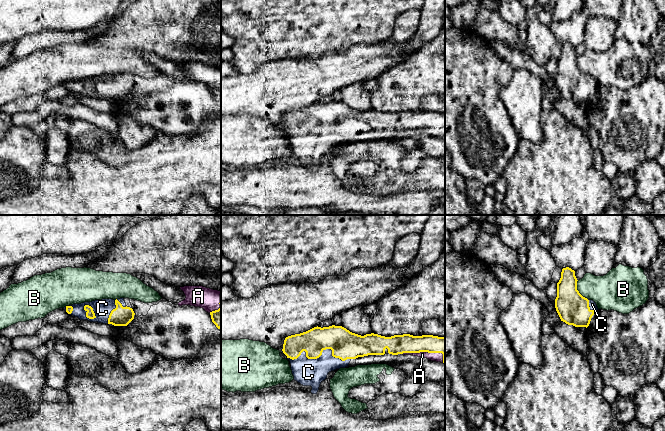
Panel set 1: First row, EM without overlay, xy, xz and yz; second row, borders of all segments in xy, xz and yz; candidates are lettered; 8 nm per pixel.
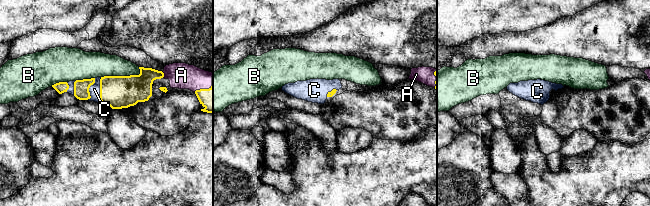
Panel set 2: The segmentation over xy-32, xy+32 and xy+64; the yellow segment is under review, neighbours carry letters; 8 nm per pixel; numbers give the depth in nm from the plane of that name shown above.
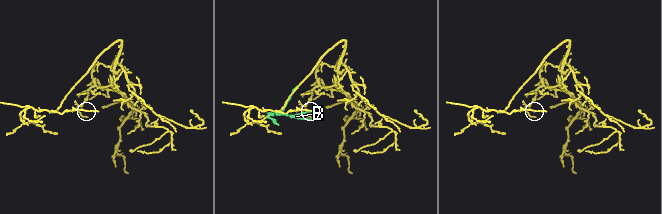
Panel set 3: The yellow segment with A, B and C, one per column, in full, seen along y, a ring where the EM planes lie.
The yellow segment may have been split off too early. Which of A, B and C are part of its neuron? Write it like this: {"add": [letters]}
{"add": ["A", "C"]}

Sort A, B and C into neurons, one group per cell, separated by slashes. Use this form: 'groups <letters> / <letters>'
groups A C / B

